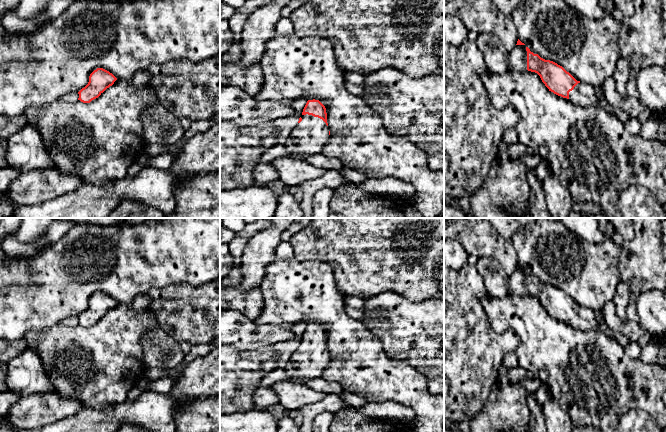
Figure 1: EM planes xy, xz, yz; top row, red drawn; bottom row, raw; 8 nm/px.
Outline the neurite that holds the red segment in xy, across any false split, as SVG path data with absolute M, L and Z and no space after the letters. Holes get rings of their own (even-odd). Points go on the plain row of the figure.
M97 292L90 298L88 308L78 316L78 324L90 327L112 310L116 304L117 302L109 295Z

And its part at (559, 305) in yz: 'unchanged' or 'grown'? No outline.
grown

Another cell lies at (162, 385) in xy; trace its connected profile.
M146 376L141 378L138 385L141 388L155 391L157 393L168 393L172 388L173 382L168 377L161 377L154 381L149 381Z

